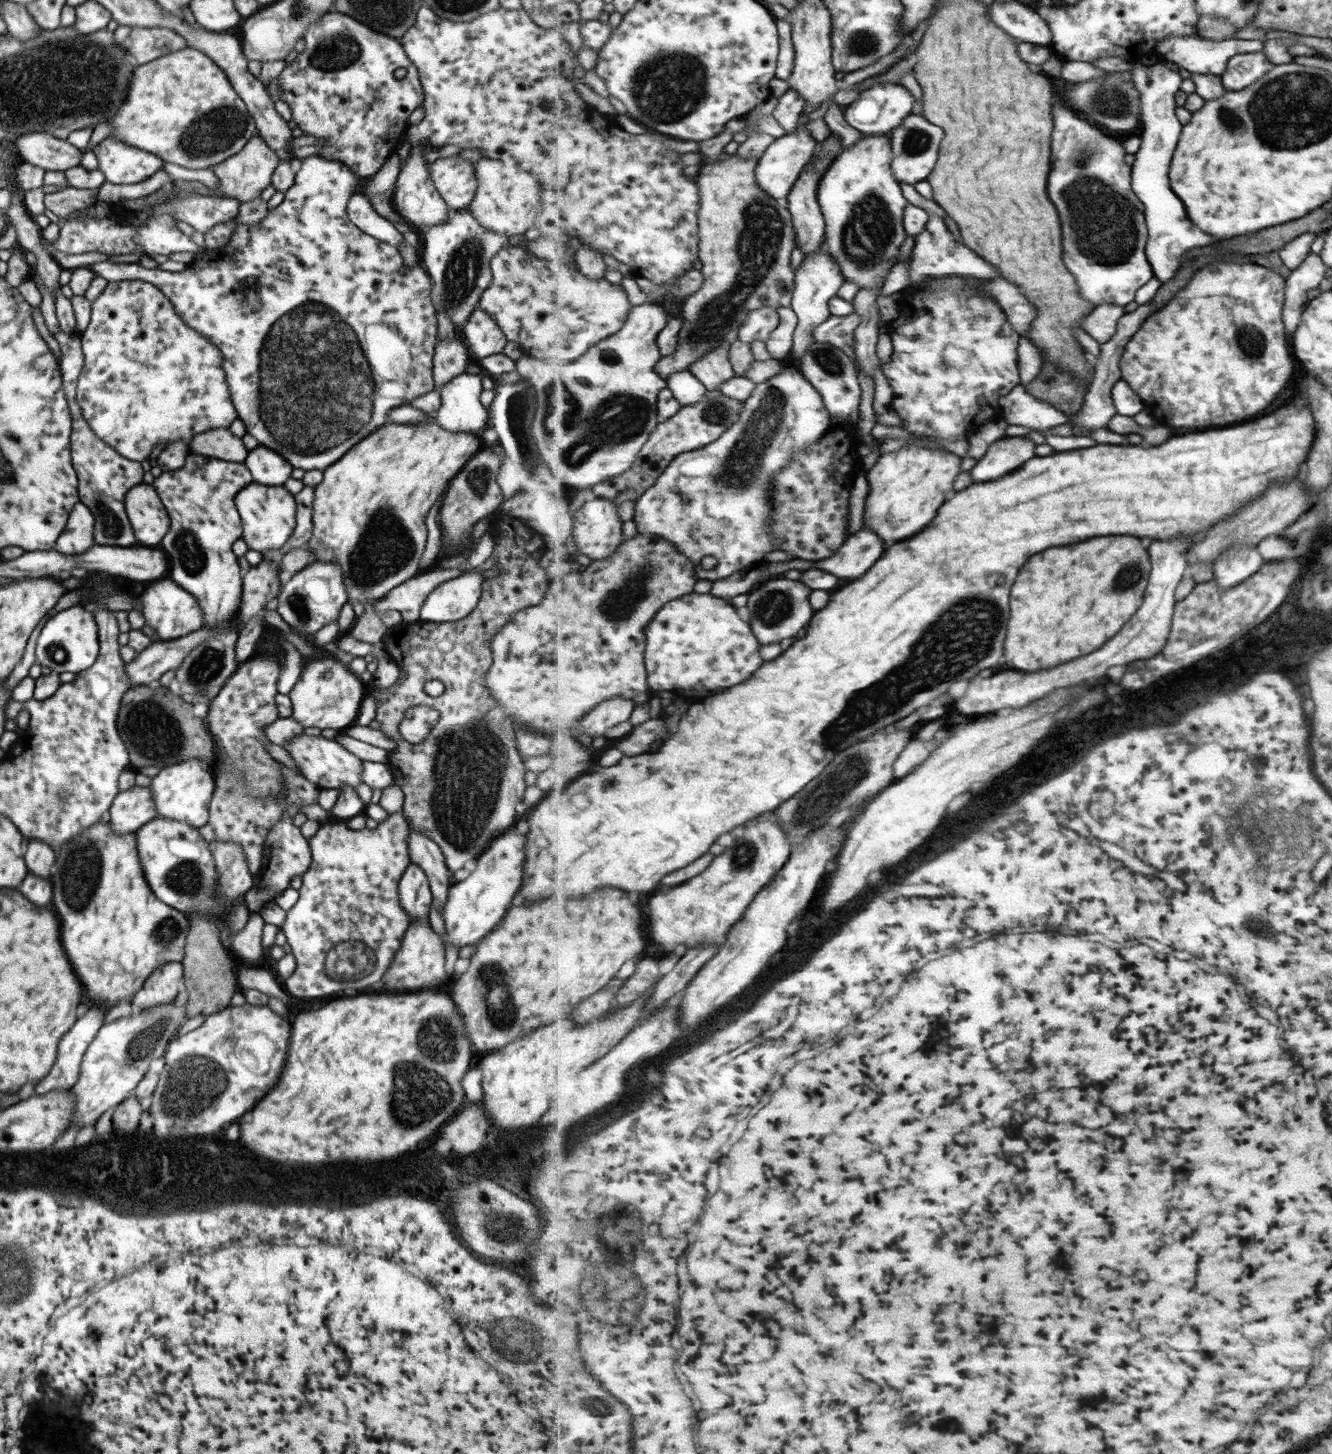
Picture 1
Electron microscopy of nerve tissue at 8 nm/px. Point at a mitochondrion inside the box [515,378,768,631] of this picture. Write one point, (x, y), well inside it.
(623, 416)

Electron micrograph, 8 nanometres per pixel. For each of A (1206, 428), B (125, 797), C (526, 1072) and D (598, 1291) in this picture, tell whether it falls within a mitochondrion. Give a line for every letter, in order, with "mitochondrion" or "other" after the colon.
A: other
B: other
C: other
D: mitochondrion

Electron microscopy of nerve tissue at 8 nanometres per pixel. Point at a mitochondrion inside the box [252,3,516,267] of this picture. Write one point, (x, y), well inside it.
(337, 52)

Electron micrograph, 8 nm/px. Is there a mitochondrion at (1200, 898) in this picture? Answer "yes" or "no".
no

